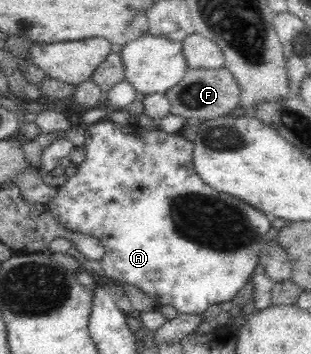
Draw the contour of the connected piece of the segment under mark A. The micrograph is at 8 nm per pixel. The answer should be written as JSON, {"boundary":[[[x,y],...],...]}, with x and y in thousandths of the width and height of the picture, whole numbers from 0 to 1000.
{"boundary":[[[341,333],[318,336],[293,353],[280,353],[270,364],[270,455],[241,469],[241,492],[215,503],[206,520],[183,528],[183,554],[148,576],[161,605],[193,638],[215,644],[215,650],[235,658],[254,655],[315,672],[334,692],[338,720],[325,734],[299,740],[270,726],[232,684],[190,669],[174,672],[174,681],[151,695],[161,712],[193,712],[238,726],[260,746],[264,757],[277,757],[286,768],[309,768],[341,780],[341,785],[428,802],[450,822],[482,836],[482,842],[495,842],[508,867],[559,864],[585,887],[646,887],[675,859],[707,859],[707,853],[746,847],[756,831],[765,831],[765,822],[785,814],[791,799],[804,794],[814,763],[833,743],[833,718],[852,684],[852,664],[871,650],[868,621],[836,593],[823,593],[817,582],[804,582],[804,576],[791,576],[791,571],[778,571],[765,559],[746,559],[733,548],[707,548],[688,531],[662,523],[617,480],[614,460],[624,410],[611,395],[598,395],[582,373],[534,376],[514,362],[495,367],[463,362],[457,367],[457,359],[450,367],[437,367],[424,353],[389,353]]]}

